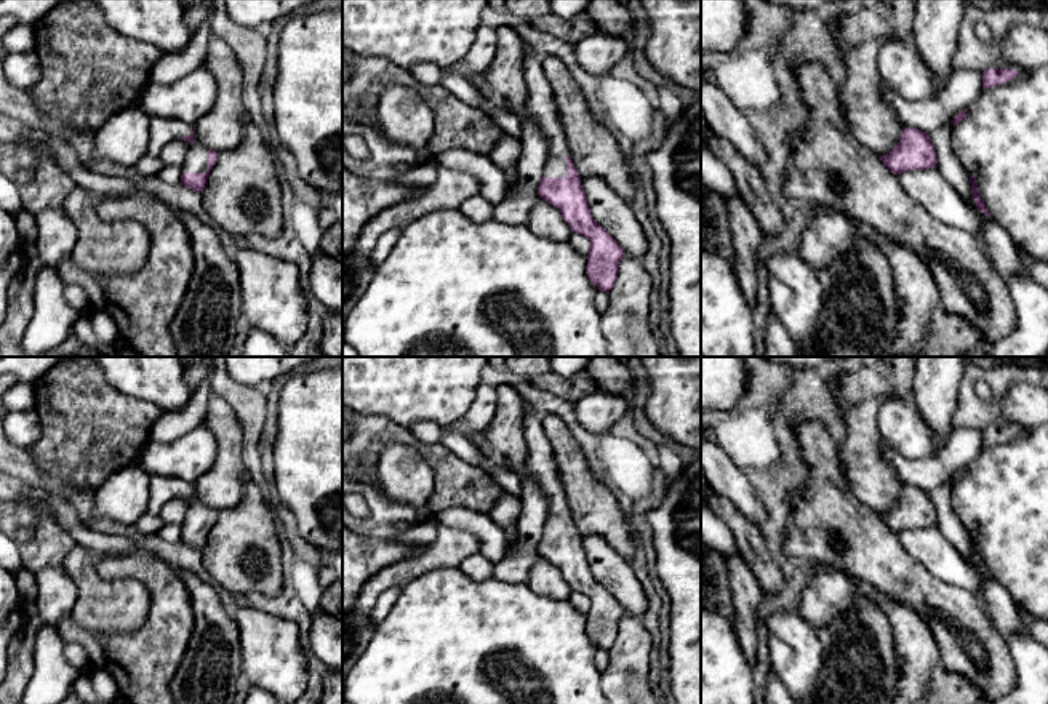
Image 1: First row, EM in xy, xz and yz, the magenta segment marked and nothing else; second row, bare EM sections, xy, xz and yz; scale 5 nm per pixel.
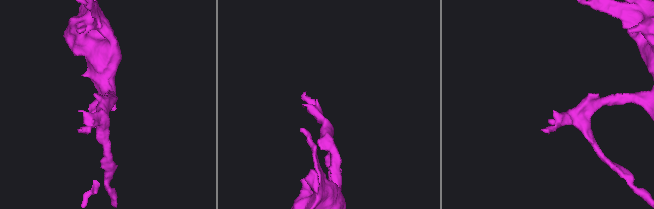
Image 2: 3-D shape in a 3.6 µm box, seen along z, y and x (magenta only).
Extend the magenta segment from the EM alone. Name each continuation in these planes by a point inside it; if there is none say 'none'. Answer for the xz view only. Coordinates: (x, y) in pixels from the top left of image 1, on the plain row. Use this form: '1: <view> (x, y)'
1: xz (540, 464)

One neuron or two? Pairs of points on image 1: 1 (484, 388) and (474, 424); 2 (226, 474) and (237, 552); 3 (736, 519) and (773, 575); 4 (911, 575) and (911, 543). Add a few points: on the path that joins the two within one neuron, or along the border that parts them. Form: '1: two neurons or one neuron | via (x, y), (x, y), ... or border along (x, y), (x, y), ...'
1: one neuron | via (484, 397), (484, 408), (479, 415)
2: two neurons | border along (247, 477), (242, 498), (234, 506), (218, 511)
3: one neuron | via (746, 533), (759, 560)
4: two neurons | border along (898, 533), (900, 544), (941, 580)

